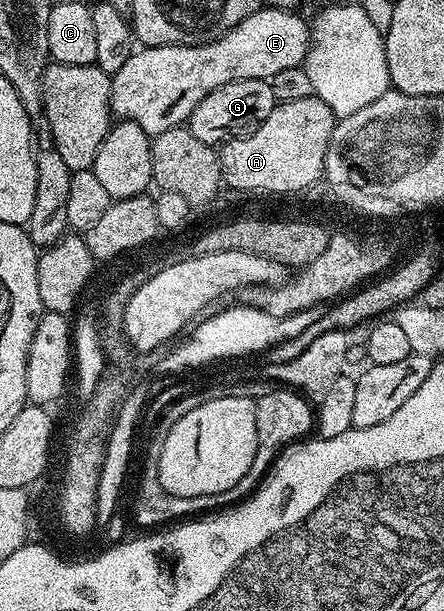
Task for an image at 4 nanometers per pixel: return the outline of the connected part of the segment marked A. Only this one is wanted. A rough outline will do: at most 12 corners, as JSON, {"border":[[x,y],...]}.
{"border":[[315,96],[220,147],[224,185],[316,187],[334,125]]}

